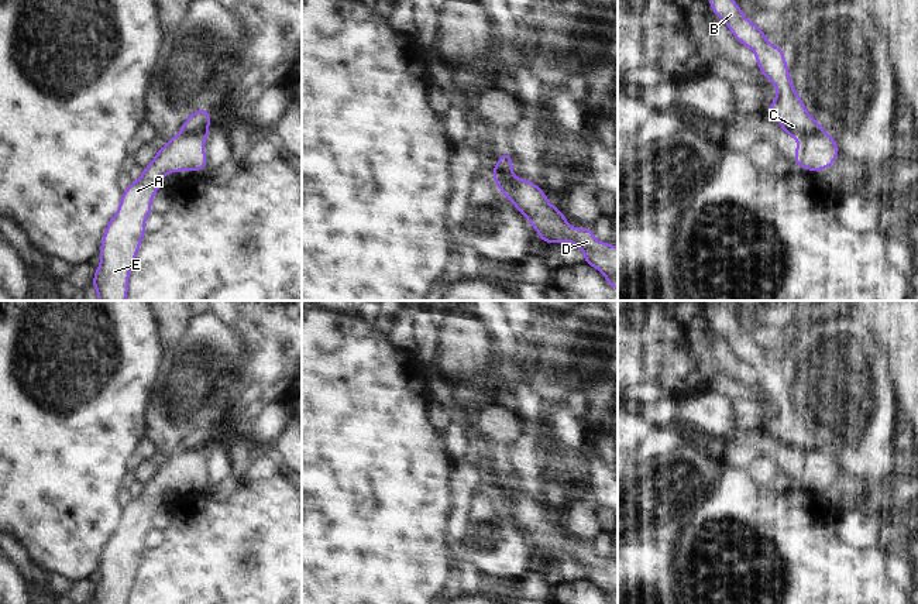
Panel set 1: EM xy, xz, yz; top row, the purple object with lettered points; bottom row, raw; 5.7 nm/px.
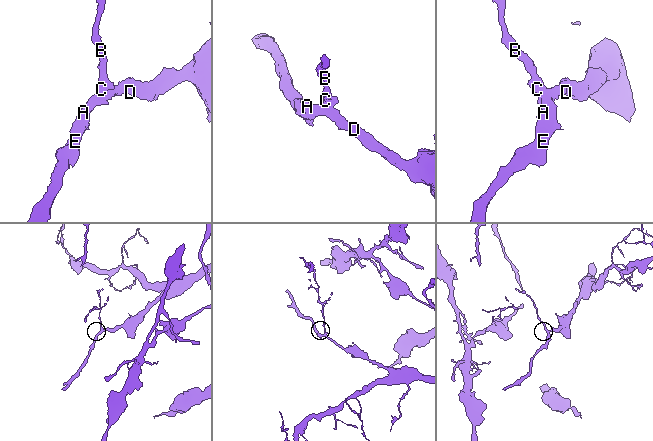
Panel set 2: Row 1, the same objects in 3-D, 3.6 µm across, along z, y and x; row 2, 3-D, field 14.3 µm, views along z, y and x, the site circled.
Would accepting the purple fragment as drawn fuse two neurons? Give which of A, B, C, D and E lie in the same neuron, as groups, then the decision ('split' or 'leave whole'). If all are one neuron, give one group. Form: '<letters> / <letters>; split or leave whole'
A D E / B C; split

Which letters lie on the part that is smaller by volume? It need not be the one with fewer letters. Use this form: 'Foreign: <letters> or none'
Foreign: B, C

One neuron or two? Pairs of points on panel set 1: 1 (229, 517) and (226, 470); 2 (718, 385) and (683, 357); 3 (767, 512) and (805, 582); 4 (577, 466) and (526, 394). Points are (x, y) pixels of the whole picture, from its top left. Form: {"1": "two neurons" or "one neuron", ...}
{"1": "two neurons", "2": "two neurons", "3": "one neuron", "4": "two neurons"}

